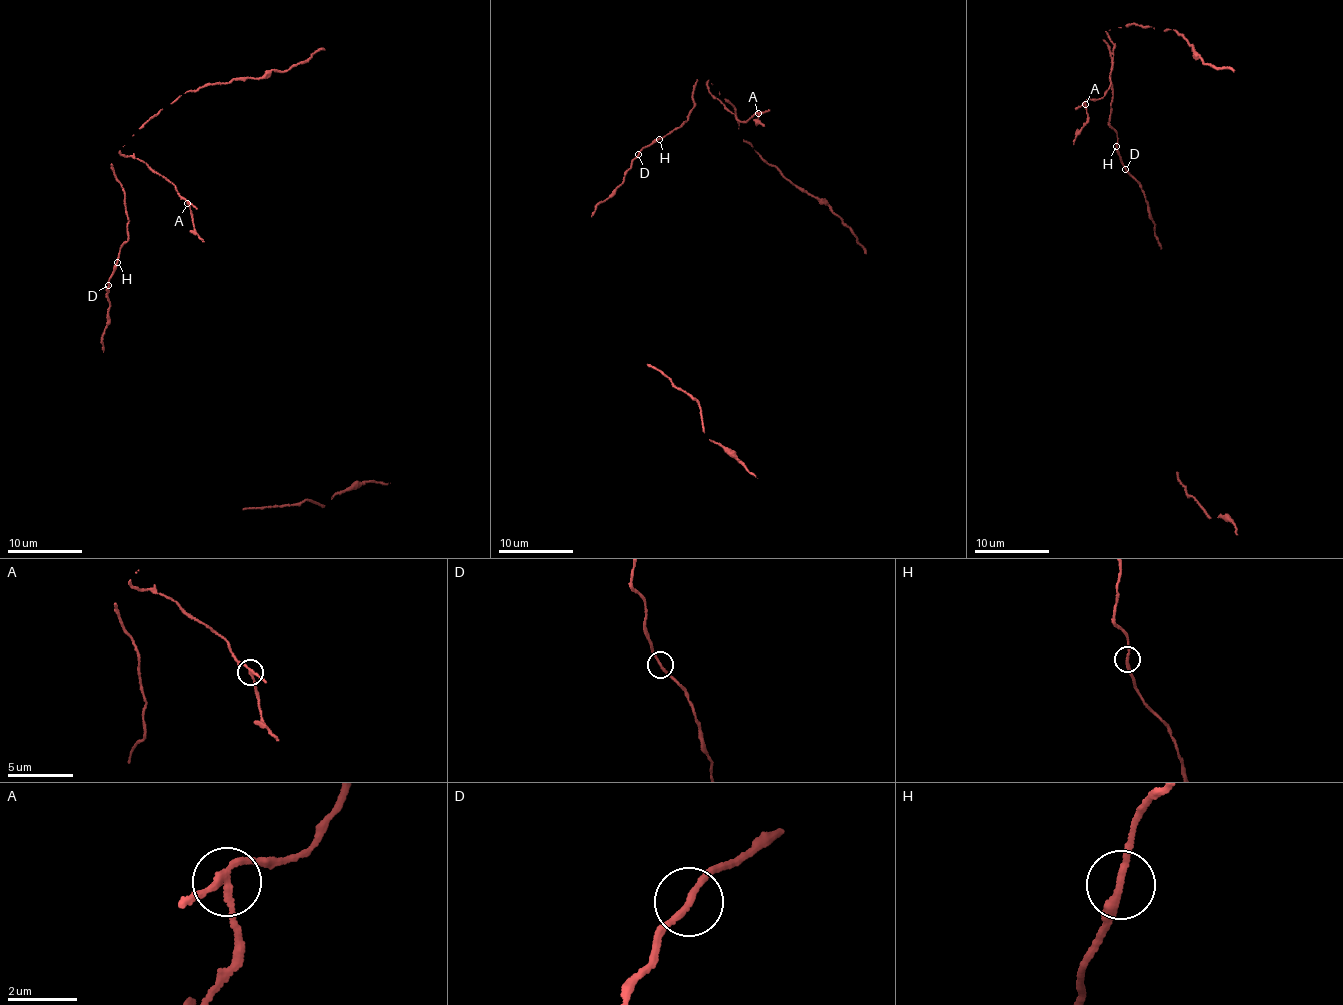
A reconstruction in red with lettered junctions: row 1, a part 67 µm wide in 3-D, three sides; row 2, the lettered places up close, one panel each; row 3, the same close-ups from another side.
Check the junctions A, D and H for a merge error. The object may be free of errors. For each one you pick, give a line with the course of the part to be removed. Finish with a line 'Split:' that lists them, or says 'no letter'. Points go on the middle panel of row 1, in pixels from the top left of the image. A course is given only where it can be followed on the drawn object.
A: (758, 113), (755, 124), (765, 126)
Split: A

